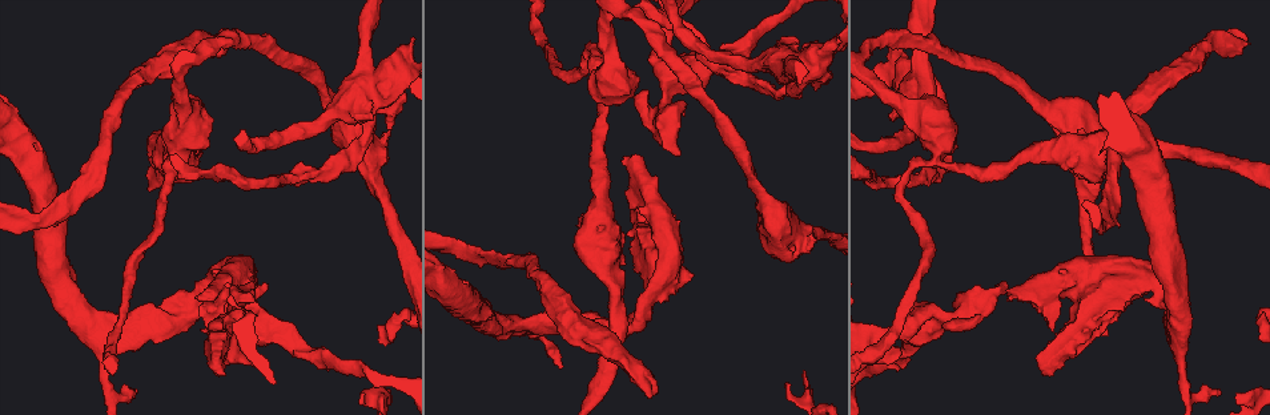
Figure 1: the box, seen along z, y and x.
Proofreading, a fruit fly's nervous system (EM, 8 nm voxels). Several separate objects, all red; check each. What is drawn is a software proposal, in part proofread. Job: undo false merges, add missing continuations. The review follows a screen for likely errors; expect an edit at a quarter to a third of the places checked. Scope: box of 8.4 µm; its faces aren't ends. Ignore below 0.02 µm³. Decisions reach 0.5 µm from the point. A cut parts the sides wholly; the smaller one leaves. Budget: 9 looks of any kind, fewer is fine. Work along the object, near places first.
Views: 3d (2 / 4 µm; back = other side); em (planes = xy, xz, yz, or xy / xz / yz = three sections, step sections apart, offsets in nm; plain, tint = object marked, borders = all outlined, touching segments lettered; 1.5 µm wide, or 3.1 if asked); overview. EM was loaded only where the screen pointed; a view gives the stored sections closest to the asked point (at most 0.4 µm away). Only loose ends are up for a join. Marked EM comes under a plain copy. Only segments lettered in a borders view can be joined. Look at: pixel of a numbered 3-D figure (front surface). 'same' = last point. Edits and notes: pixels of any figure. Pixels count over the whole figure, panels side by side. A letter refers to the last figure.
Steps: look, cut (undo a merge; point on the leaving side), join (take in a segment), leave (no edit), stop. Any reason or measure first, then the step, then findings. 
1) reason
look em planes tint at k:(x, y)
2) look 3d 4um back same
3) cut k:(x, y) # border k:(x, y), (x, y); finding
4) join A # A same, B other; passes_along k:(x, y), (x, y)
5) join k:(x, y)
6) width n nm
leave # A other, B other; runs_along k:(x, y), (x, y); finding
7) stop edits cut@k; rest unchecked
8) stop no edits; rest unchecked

thick turns thin
look 3d 4um at 1:(599, 190)

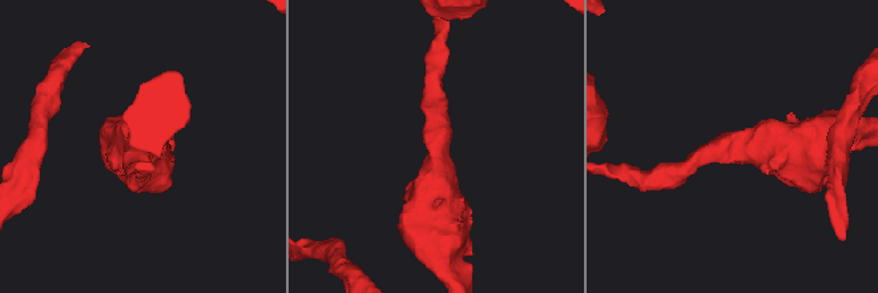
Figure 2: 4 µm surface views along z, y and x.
need the tissue
look em planes borders at 2:(731, 153)

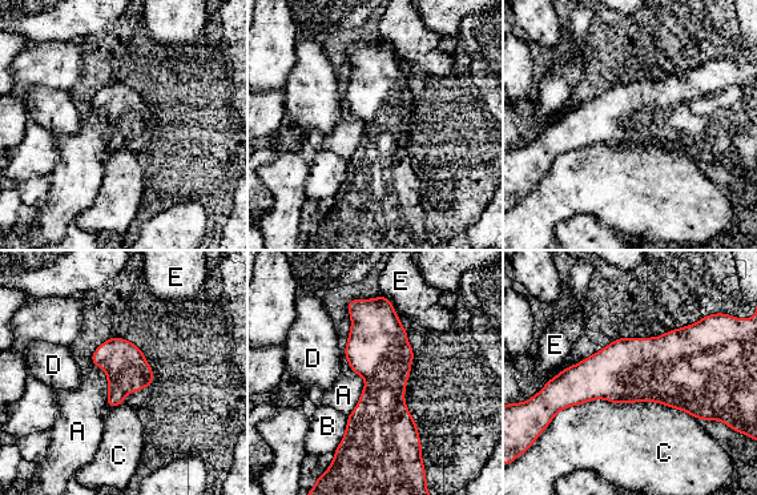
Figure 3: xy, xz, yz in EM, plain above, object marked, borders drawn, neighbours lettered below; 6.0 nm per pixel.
leave # A other, B other, C other, D other, E other; border 3:(350, 369), (365, 387), (347, 417); one cell here

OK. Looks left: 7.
abrupt turn
look 3d 4um at 1:(191, 312)

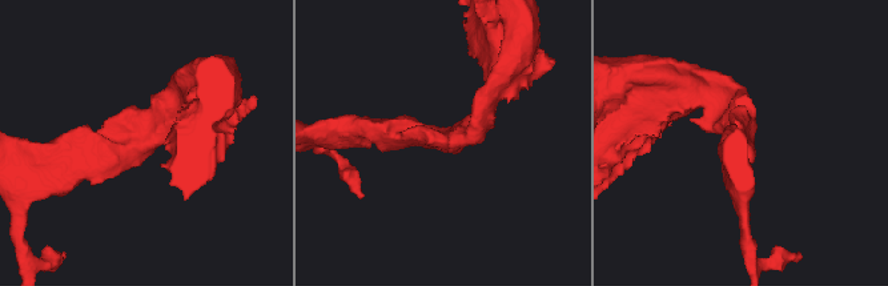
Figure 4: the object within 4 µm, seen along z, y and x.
now the EM
look em xz step 8 tint at 4:(145, 136)

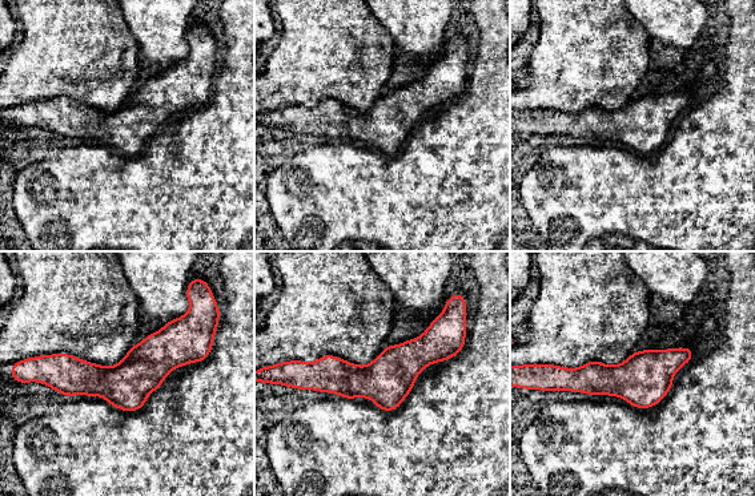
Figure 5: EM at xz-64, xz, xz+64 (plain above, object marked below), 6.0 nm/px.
look em planes borders same

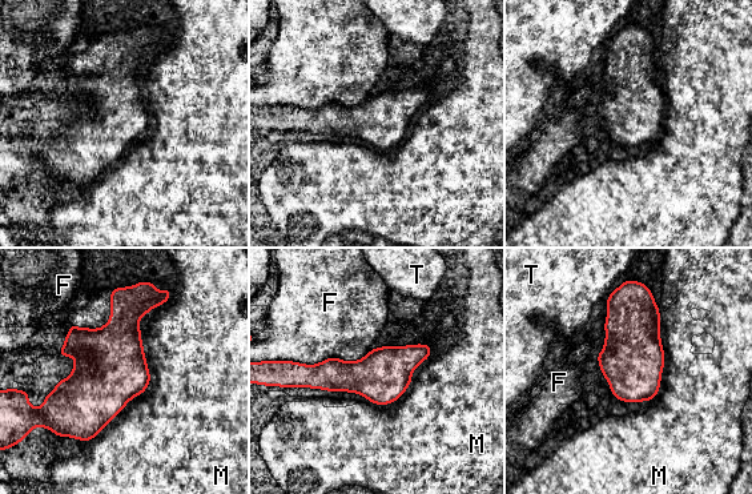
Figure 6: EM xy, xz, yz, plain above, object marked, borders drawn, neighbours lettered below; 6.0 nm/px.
leave # F other, M other, T other; border 6:(374, 346), (354, 361), (265, 361); continuous, no second cell

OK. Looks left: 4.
stops while still wide
look em xy step 4 borders at 1:(1010, 298)

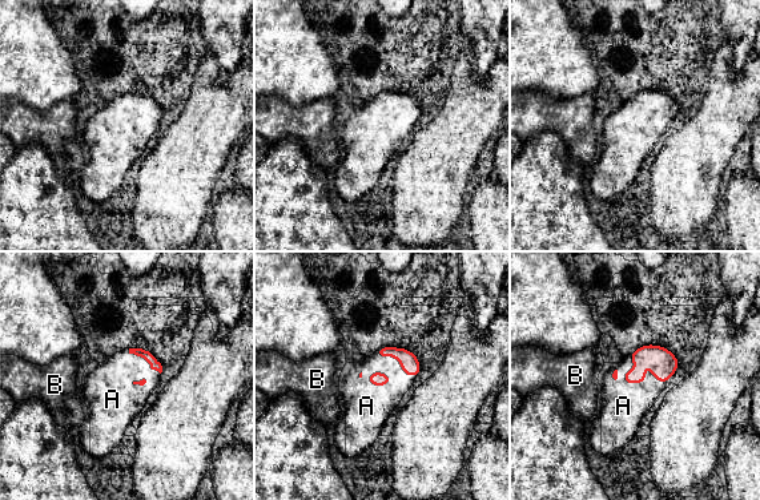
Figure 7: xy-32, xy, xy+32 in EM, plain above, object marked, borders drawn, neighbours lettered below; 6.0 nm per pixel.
look em planes borders same

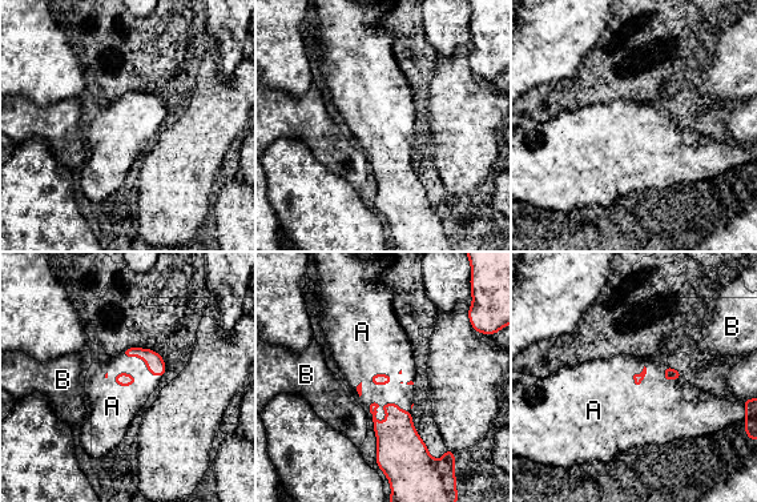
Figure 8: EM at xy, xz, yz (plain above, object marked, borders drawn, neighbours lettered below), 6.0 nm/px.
join A # A same, B other; the cell continues

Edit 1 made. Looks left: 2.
redraw
look overview

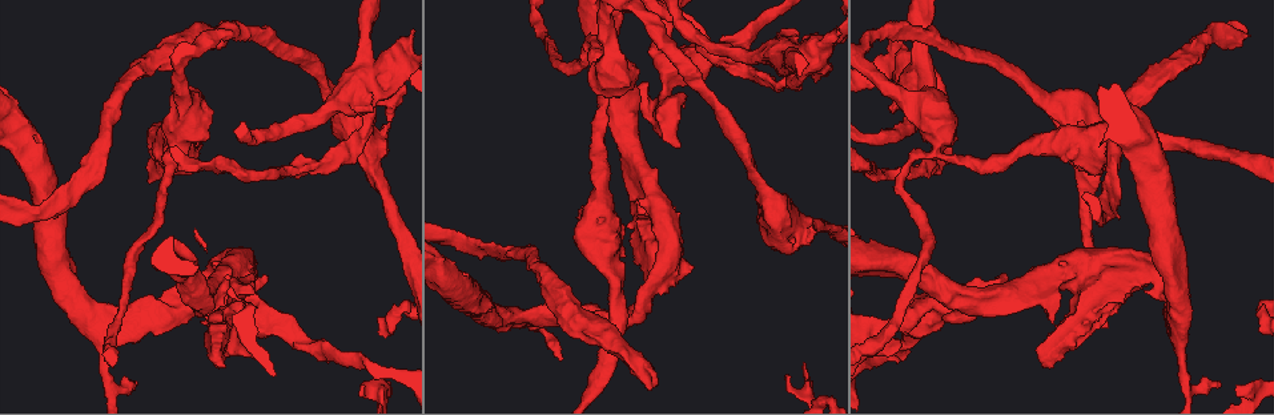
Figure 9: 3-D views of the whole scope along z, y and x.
abrupt turn
look em planes borders at 9:(938, 153)

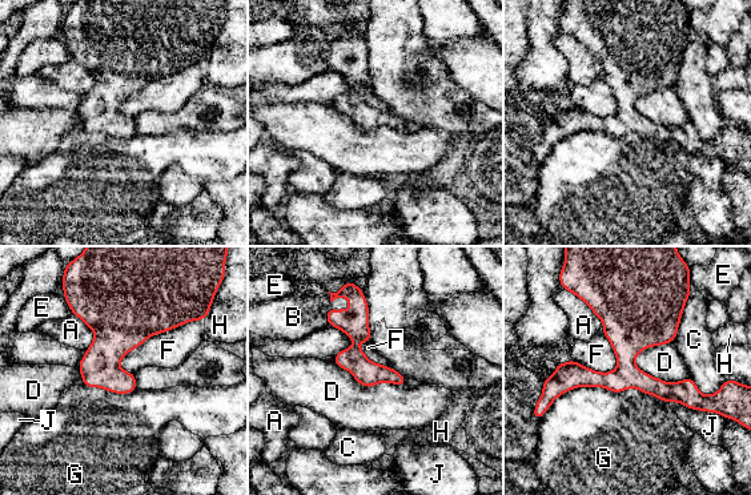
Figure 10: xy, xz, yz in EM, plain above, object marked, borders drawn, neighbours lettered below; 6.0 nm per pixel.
width 160 nm; longest_contact G 750 nm
leave # A other, B other, C other, D other, E other, F other, G other, H other, J other; continuous, no second cell

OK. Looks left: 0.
stop edits join@8; rest unchecked

